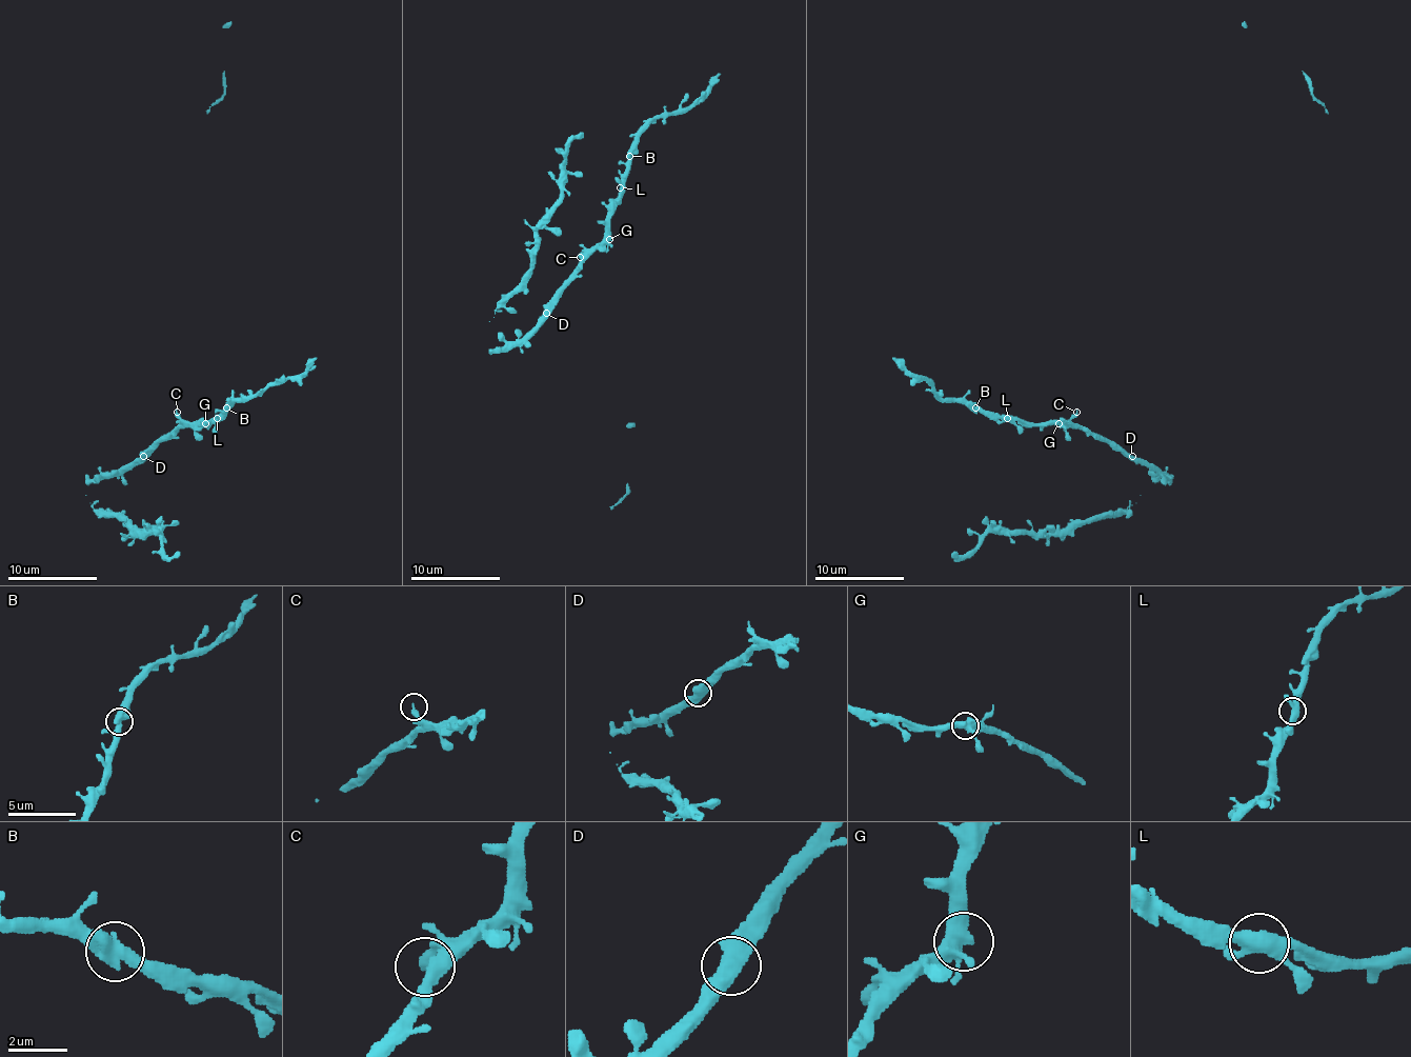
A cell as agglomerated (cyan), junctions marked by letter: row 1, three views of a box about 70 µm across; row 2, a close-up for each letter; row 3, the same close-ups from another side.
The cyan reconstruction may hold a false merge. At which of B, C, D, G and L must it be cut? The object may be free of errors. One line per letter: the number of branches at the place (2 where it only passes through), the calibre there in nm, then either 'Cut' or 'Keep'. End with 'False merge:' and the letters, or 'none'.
B: Branches: 3. Thickness 440 nm. Keep
C: Branches: 1. Thickness 320 nm. Keep
D: Branches: 2. Thickness 550 nm. Keep
G: Branches: 3. Thickness 440 nm. Keep
L: Branches: 4. Thickness 420 nm. Keep
False merge: none

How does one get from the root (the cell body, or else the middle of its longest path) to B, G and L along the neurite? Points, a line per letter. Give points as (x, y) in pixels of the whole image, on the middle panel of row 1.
B: (580, 257), (596, 248), (605, 237), (607, 213), (618, 197), (620, 177), (629, 157)
G: (580, 257), (587, 251), (600, 248), (609, 239)
L: (580, 257), (602, 241), (609, 205), (618, 197), (620, 187)

